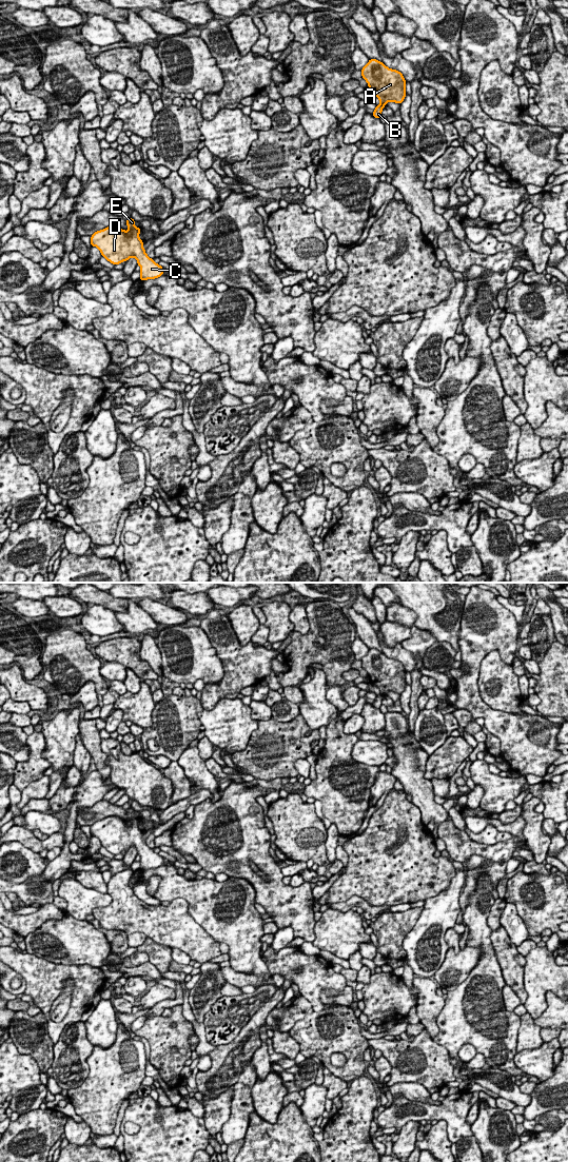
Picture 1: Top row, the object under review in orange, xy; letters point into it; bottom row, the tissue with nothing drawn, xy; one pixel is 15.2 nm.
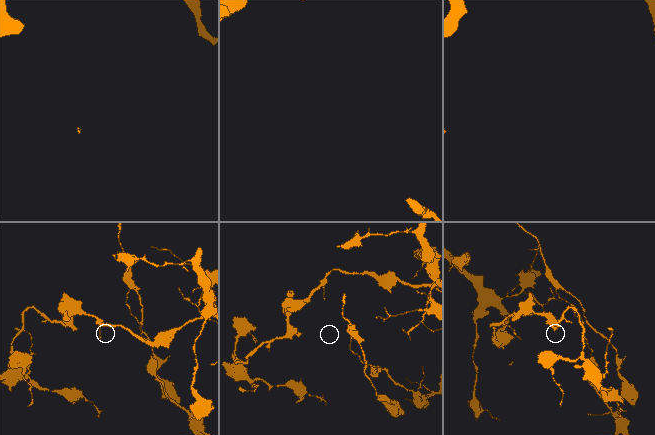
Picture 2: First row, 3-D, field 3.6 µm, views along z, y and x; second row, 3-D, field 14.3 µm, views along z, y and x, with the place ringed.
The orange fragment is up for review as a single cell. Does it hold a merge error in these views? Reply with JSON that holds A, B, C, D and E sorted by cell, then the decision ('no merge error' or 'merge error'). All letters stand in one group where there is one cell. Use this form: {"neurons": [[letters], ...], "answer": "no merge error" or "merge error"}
{"neurons": [["A"], ["B", "C", "D", "E"]], "answer": "merge error"}

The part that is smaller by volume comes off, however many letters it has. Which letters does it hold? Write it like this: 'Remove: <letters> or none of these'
Remove: A

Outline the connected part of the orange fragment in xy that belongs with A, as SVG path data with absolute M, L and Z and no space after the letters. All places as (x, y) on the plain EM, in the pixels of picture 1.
M369 649L361 658L361 666L381 695L386 696L389 691L400 694L405 690L406 670L400 662L387 657L376 649Z

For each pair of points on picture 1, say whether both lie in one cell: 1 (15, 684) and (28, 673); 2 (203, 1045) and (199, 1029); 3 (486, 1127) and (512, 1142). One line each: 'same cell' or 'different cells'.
1: different cells
2: same cell
3: same cell

